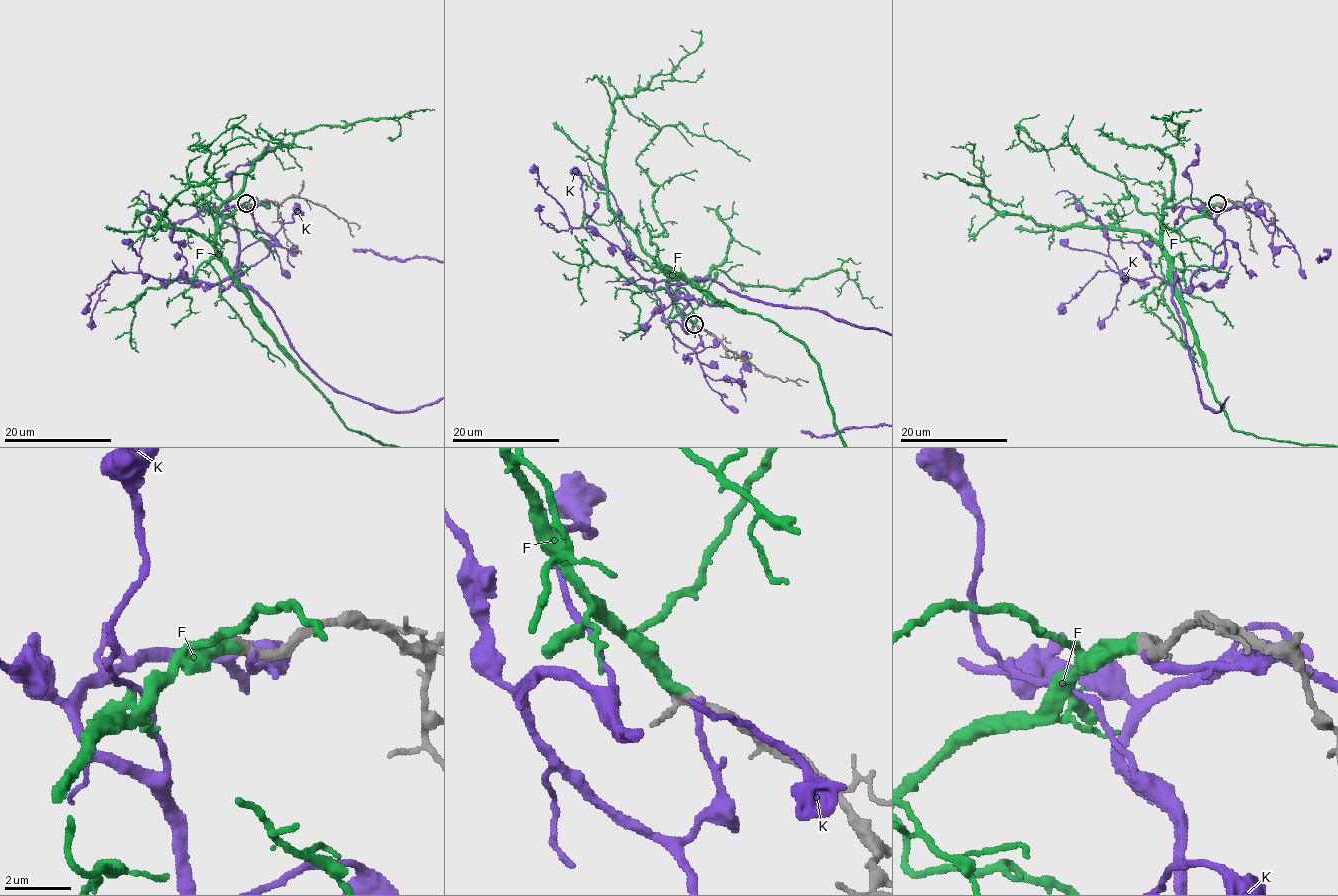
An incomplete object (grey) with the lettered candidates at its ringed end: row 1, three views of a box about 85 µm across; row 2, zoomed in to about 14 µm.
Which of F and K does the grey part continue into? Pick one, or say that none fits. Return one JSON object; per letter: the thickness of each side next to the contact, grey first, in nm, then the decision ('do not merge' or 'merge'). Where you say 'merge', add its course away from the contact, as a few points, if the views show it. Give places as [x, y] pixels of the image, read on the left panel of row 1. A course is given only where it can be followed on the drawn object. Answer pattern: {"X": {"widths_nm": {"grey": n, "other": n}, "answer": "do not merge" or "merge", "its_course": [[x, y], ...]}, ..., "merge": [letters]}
{"F": {"widths_nm": {"grey": 280, "other": 440}, "answer": "merge"}, "K": {"widths_nm": {"grey": 320, "other": 240}, "answer": "do not merge"}, "merge": ["F"]}

